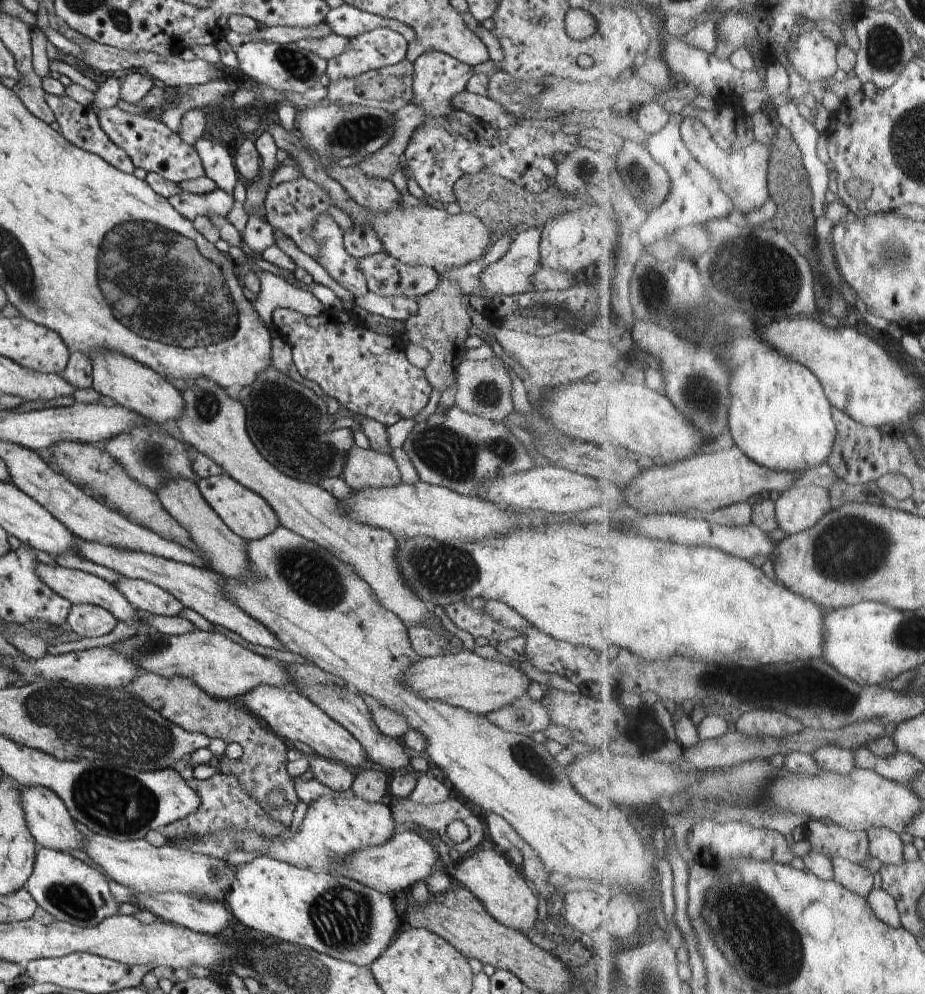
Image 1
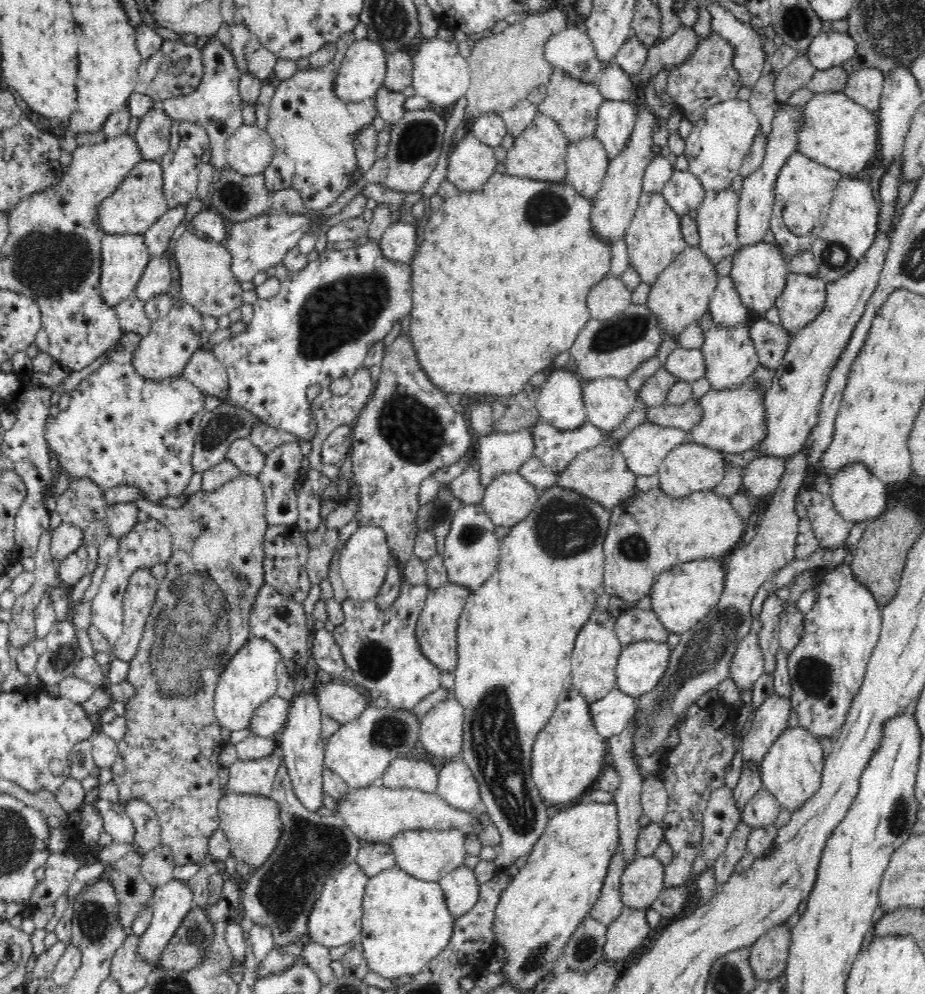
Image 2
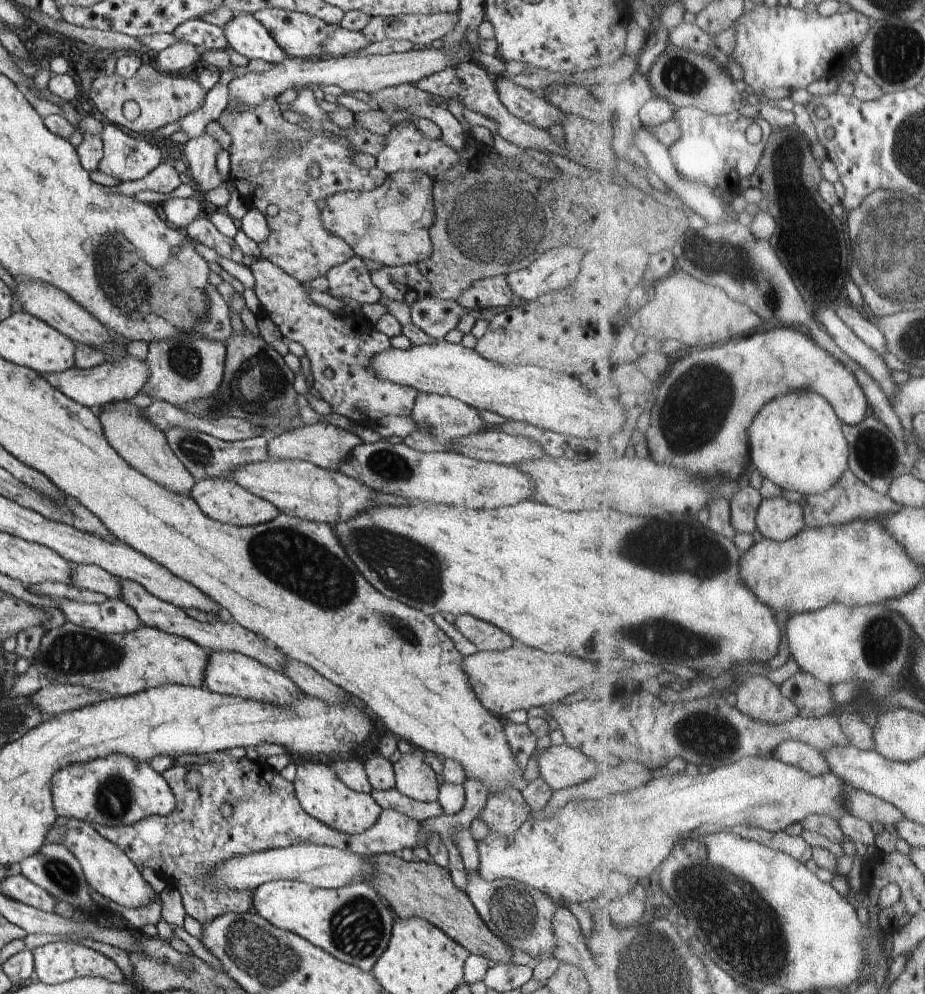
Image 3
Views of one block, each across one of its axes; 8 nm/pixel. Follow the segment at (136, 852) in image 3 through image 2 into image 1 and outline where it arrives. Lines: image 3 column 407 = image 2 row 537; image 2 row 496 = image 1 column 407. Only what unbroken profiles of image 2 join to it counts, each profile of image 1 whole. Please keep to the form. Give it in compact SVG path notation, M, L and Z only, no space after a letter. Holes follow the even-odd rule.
M410 798L399 799L396 802L394 801L390 805L390 810L392 813L392 818L395 822L396 832L400 830L404 831L414 831L412 826L416 826L416 828L424 828L428 832L434 834L436 837L440 838L446 844L450 844L452 848L456 849L461 858L466 854L469 854L473 848L476 848L482 840L484 840L484 826L482 822L470 811L467 805L462 804L460 800L456 800L456 798L447 798L439 803L434 803L431 805L425 805L422 803L414 802ZM454 820L462 820L466 826L468 826L468 830L470 830L470 836L468 836L468 840L466 842L462 842L462 844L456 844L456 842L452 842L448 836L446 836L446 828L448 828L448 824L450 822L454 822Z

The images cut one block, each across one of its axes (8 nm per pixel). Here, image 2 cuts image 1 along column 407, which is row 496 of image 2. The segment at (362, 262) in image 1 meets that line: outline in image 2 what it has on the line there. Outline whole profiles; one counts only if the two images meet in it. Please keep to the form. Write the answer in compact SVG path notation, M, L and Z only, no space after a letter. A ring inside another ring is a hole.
M296 441L282 443L273 448L266 456L263 469L257 475L265 494L265 519L269 525L294 525L298 516L297 493L294 484L300 472L306 468L306 460L302 456L300 443Z

